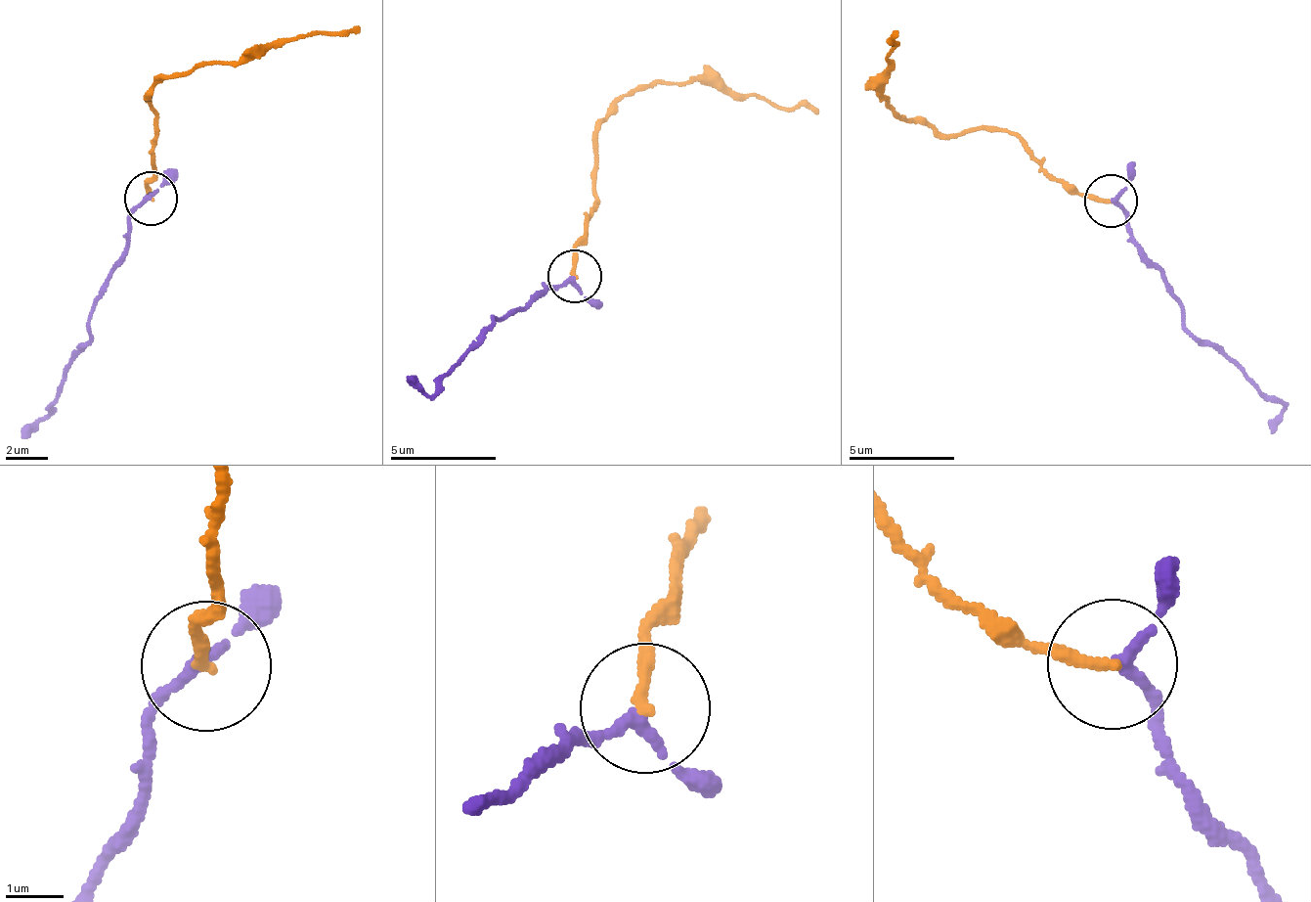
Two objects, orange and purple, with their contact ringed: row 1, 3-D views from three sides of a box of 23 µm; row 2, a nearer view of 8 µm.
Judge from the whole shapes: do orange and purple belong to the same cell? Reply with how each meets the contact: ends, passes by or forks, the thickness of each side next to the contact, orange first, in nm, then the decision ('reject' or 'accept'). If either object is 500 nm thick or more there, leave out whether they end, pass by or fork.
orange ends | purple passes by | 200/180 nm | accept

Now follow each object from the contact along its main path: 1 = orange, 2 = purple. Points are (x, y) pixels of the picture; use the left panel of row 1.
1: (152, 200), (147, 180), (151, 104), (149, 94), (172, 77), (201, 63), (254, 62), (272, 48), (358, 28)
2: (152, 200), (132, 214), (128, 247), (90, 308), (88, 345), (42, 419), (20, 436)

